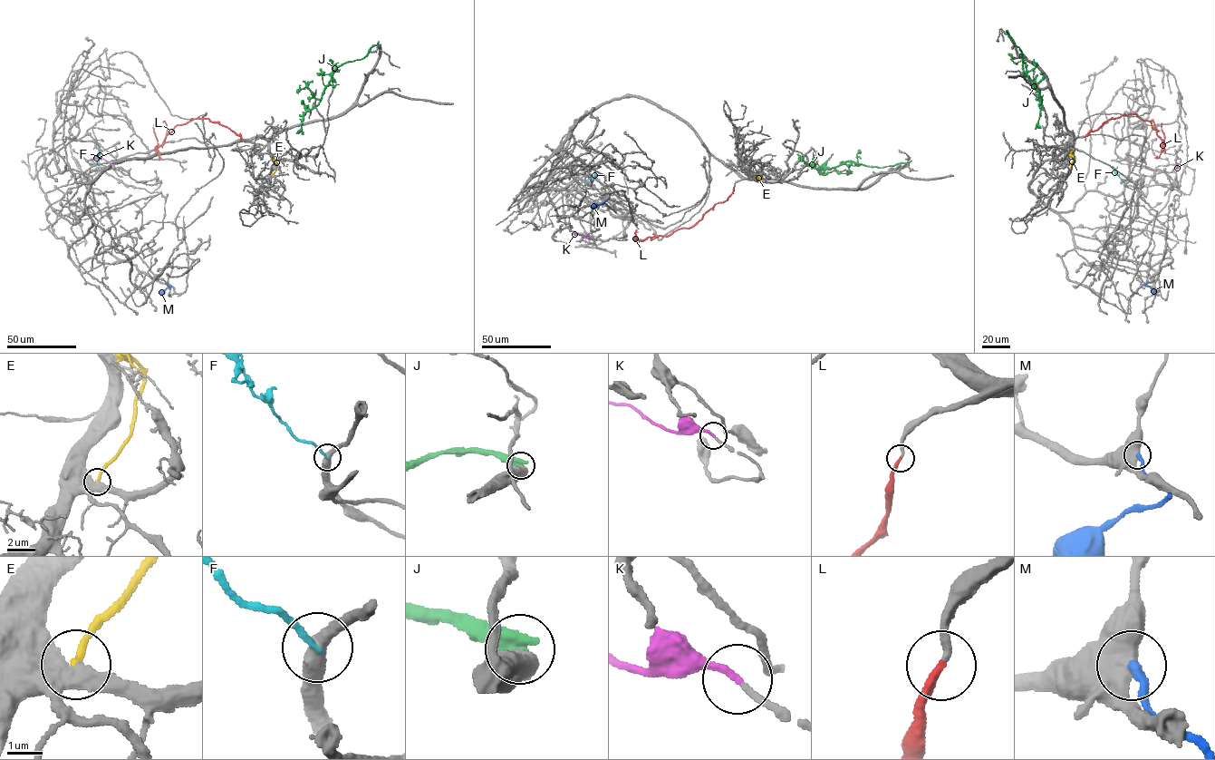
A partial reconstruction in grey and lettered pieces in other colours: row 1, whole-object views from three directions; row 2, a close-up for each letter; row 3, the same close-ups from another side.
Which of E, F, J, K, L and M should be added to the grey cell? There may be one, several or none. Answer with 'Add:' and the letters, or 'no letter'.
Add: K, L

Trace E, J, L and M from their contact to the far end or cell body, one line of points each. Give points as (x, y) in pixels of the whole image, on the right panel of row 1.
E: (1070, 168), (1073, 157), (1071, 149)
J: (1007, 31), (1021, 50), (1024, 73), (1042, 99), (1035, 129)
L: (1084, 137), (1111, 119), (1135, 113), (1158, 131), (1157, 135), (1164, 144), (1157, 155)
M: (1146, 281), (1144, 285), (1156, 292)

